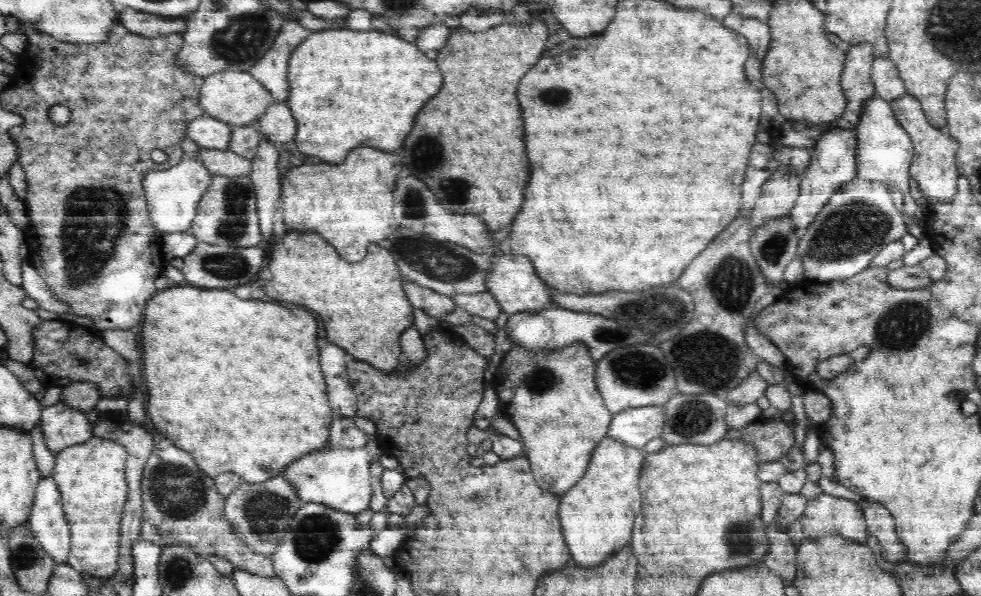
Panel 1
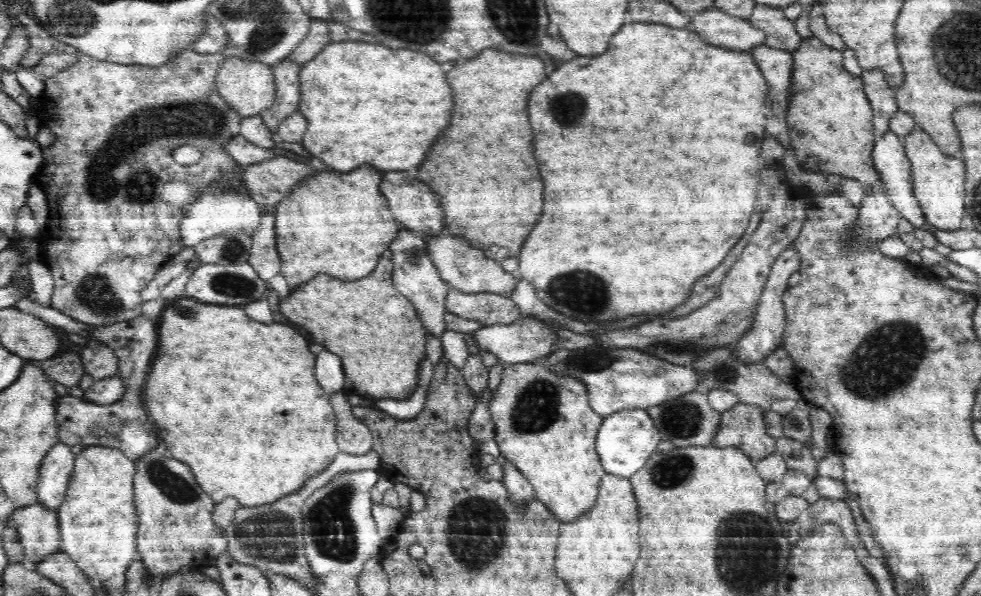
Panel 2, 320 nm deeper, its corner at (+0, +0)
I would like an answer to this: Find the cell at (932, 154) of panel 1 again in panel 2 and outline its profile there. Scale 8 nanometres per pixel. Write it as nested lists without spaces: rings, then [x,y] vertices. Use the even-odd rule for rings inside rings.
[[[915,127],[905,137],[905,150],[912,164],[912,186],[926,222],[937,230],[960,230],[965,209],[965,164],[960,156],[952,157],[932,141],[922,128]]]

